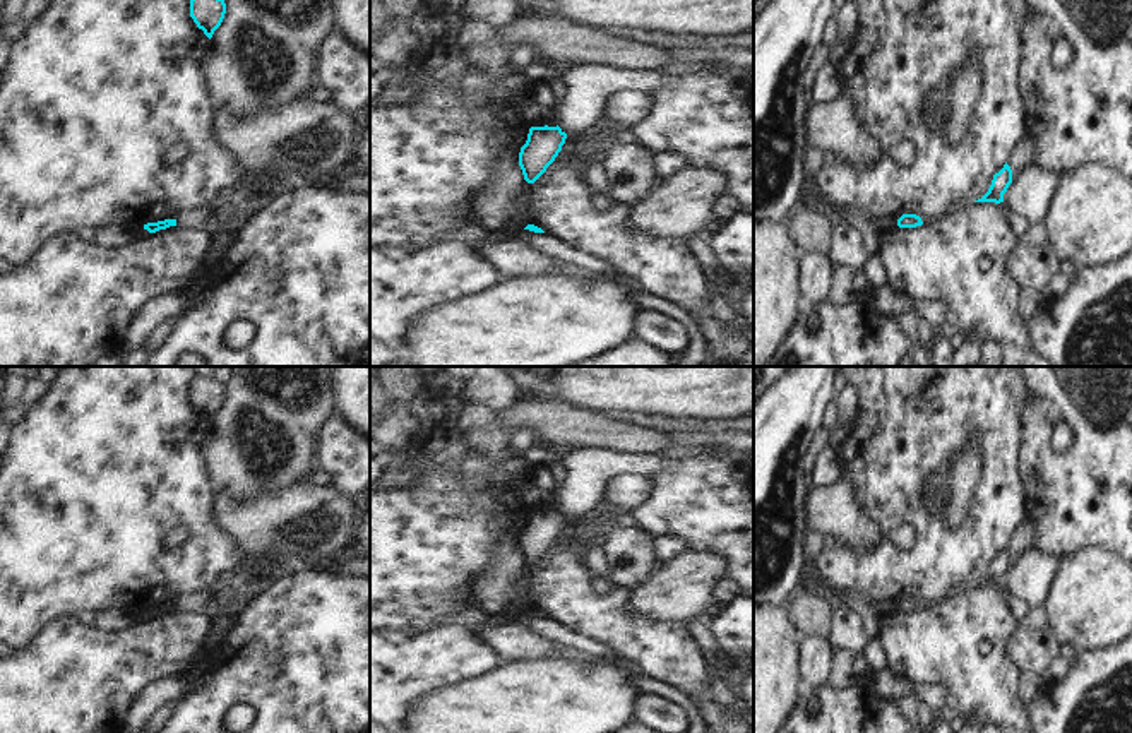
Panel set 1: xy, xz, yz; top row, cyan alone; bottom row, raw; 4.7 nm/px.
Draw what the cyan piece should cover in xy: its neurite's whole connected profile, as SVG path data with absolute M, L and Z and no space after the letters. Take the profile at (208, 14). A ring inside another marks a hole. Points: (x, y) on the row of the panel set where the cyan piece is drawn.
M190 0L190 17L211 39L226 14L224 0Z

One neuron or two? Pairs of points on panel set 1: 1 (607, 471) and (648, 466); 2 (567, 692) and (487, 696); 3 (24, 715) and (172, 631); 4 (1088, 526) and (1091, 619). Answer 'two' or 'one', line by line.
1: one
2: one
3: one
4: two

